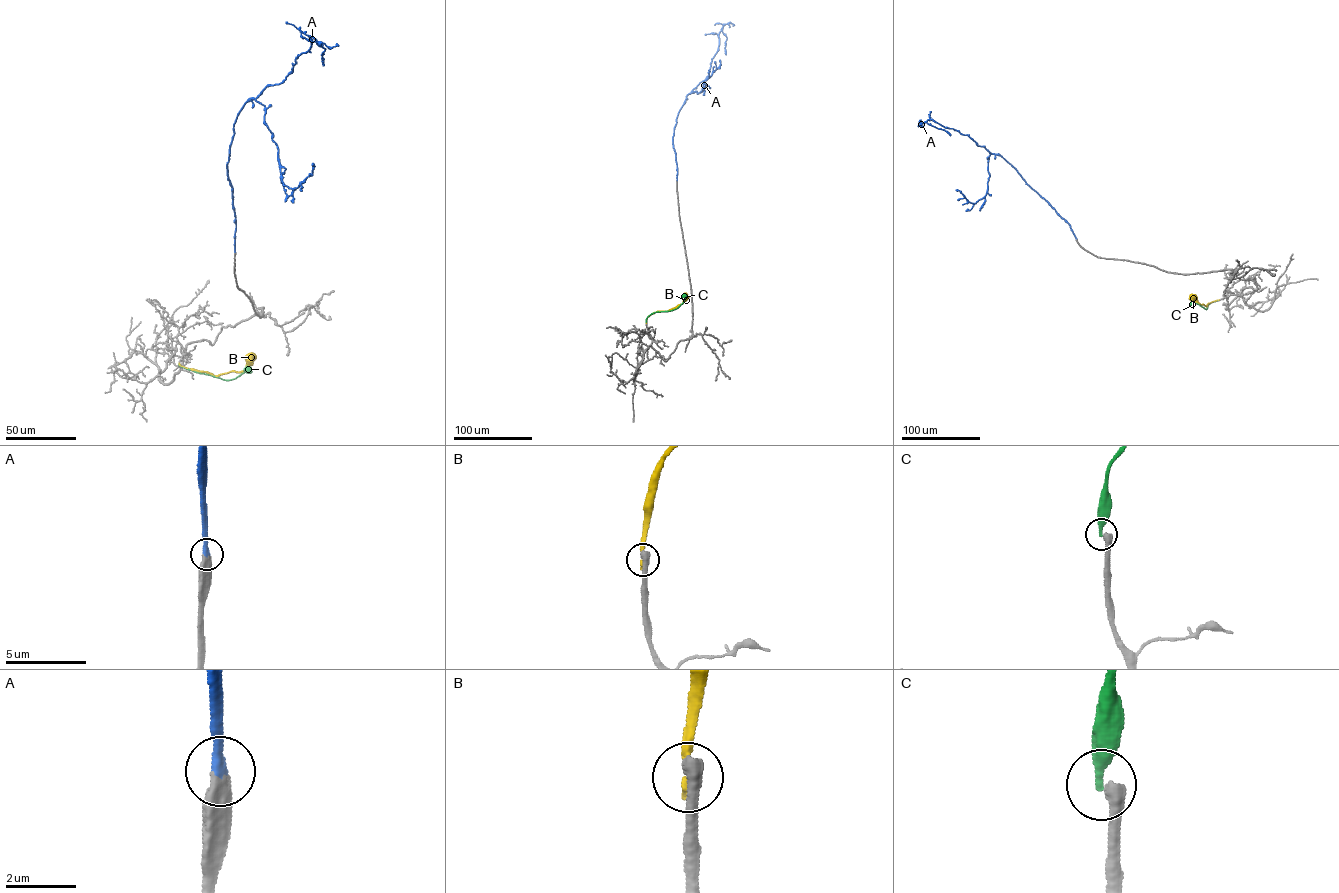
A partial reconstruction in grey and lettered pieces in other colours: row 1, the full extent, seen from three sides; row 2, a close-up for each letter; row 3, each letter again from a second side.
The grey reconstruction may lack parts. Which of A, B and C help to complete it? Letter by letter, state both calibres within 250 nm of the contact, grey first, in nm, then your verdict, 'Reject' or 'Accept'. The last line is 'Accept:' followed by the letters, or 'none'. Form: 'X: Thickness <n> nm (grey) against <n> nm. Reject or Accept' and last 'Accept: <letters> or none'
A: Thickness 550 nm (grey) against 360 nm. Accept
B: Thickness 500 nm (grey) against 280 nm. Reject
C: Thickness 460 nm (grey) against 340 nm. Reject
Accept: A

